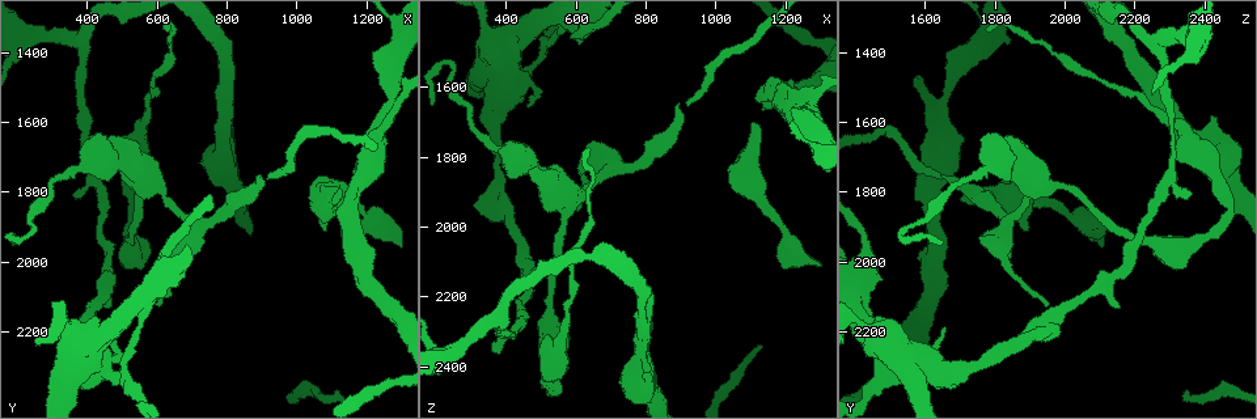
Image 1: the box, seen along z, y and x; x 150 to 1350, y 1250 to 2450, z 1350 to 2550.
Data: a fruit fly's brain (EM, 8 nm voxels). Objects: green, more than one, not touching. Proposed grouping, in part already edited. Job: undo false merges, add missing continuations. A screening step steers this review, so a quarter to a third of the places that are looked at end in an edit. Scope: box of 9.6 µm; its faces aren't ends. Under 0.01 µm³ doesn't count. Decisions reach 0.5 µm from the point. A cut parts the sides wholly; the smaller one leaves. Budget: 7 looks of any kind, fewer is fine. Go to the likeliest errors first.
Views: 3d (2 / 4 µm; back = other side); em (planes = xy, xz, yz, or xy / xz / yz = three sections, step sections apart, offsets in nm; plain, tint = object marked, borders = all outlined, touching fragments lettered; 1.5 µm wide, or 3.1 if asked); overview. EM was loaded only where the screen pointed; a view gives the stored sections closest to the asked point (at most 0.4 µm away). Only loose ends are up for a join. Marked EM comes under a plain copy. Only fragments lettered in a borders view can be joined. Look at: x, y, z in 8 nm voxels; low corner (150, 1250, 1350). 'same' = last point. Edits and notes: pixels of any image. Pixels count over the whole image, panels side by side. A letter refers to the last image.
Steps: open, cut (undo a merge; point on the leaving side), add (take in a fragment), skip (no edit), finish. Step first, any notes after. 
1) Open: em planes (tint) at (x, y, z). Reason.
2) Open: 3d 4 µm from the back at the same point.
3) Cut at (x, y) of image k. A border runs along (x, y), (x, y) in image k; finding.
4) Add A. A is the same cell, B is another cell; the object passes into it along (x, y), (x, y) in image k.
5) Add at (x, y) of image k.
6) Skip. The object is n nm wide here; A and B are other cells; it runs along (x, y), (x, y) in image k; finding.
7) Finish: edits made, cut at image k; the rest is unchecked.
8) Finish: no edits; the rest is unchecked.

Open: 3d 2 µm at (1110, 1830, 1700). An open end.

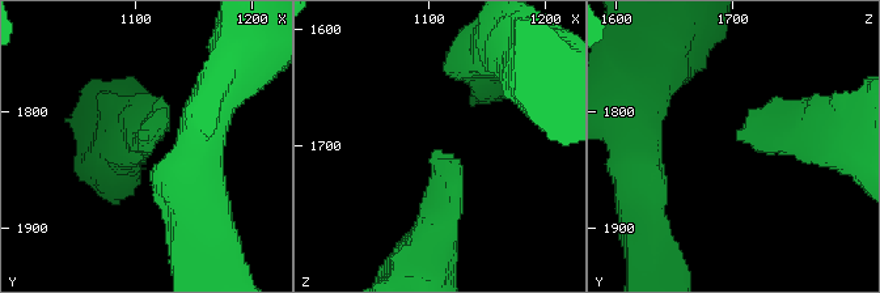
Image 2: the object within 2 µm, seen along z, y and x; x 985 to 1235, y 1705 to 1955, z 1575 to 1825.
Open: em yz step 8 (borders) at (1106, 1822, 1700). Now the EM.

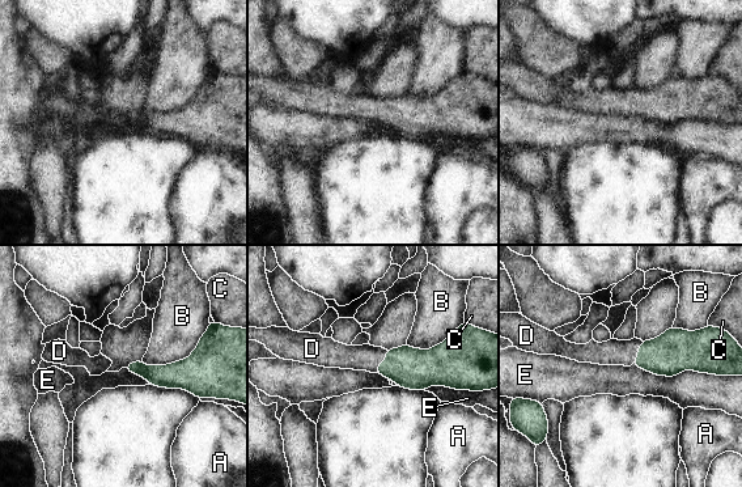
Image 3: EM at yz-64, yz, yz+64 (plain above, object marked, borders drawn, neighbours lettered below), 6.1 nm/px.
Open: em xz step 8 (borders) at the same point.

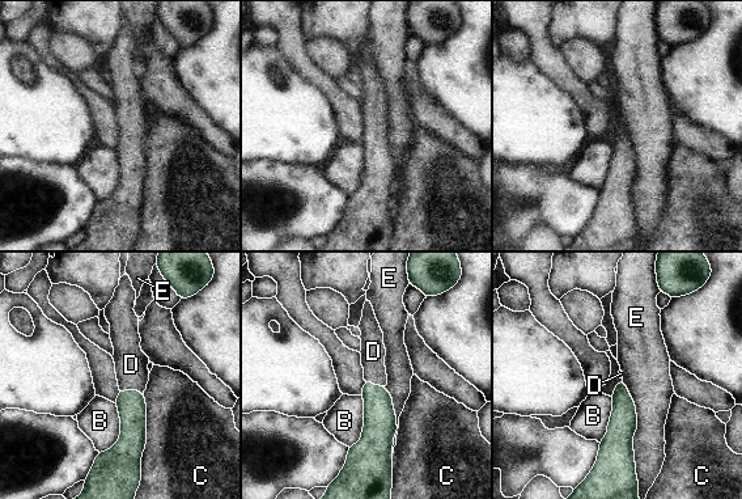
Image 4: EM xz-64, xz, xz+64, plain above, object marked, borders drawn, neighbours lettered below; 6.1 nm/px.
Add at (131, 364) of image 4. D is the same cell, B, C and E are other cells; the object passes into it along (131, 405), (131, 390), (131, 364) in image 4; it goes on there.

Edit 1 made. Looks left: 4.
Open: 3d 4 µm at (630, 1340, 1770). Long arm stops here.

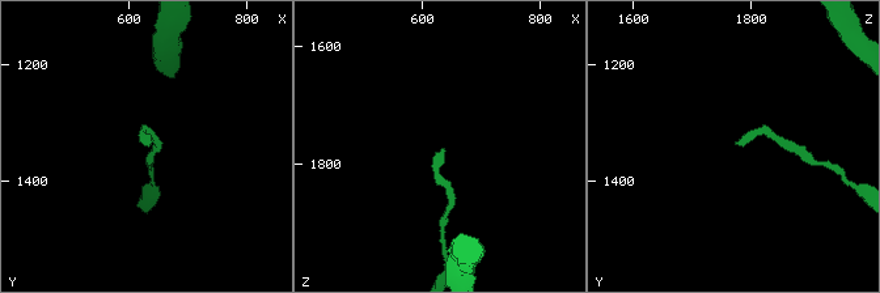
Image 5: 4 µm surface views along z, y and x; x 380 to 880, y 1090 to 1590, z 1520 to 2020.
Open: em planes (borders) at (635, 1340, 1775).

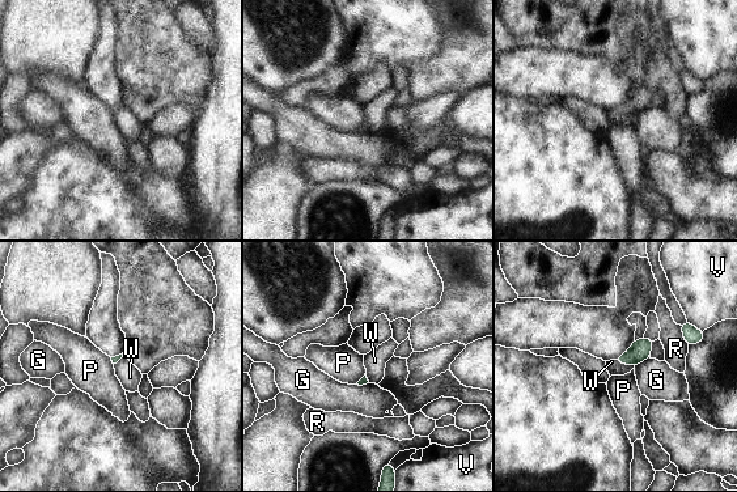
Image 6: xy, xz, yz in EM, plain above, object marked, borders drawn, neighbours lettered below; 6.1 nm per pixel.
Skip. G, P, R, V and W are other cells; none of them fits.

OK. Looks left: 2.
Finish: edits made, add at image 4; the rest is unchecked.

